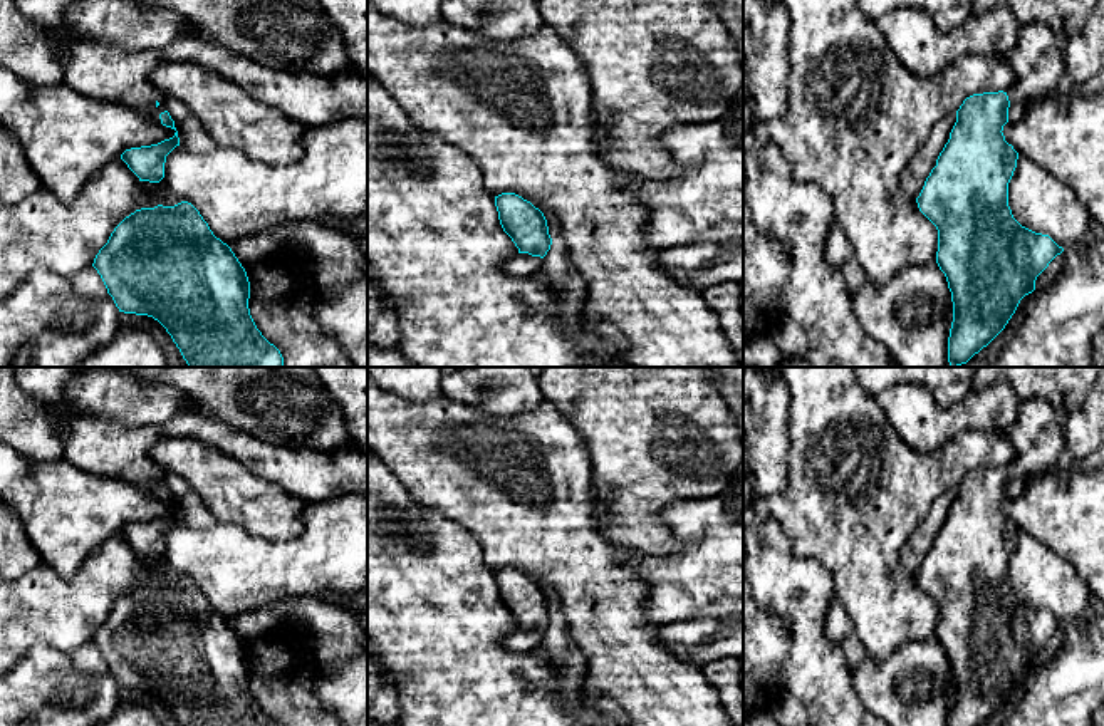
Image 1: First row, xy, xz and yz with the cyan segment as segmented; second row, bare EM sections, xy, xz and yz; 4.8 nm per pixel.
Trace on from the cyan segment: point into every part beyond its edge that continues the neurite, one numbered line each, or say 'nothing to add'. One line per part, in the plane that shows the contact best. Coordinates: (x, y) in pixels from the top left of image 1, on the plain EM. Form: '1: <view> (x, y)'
1: yz (1037, 433)

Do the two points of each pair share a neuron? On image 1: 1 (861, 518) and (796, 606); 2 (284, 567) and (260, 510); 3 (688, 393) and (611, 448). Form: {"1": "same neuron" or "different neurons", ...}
{"1": "different neurons", "2": "different neurons", "3": "same neuron"}

